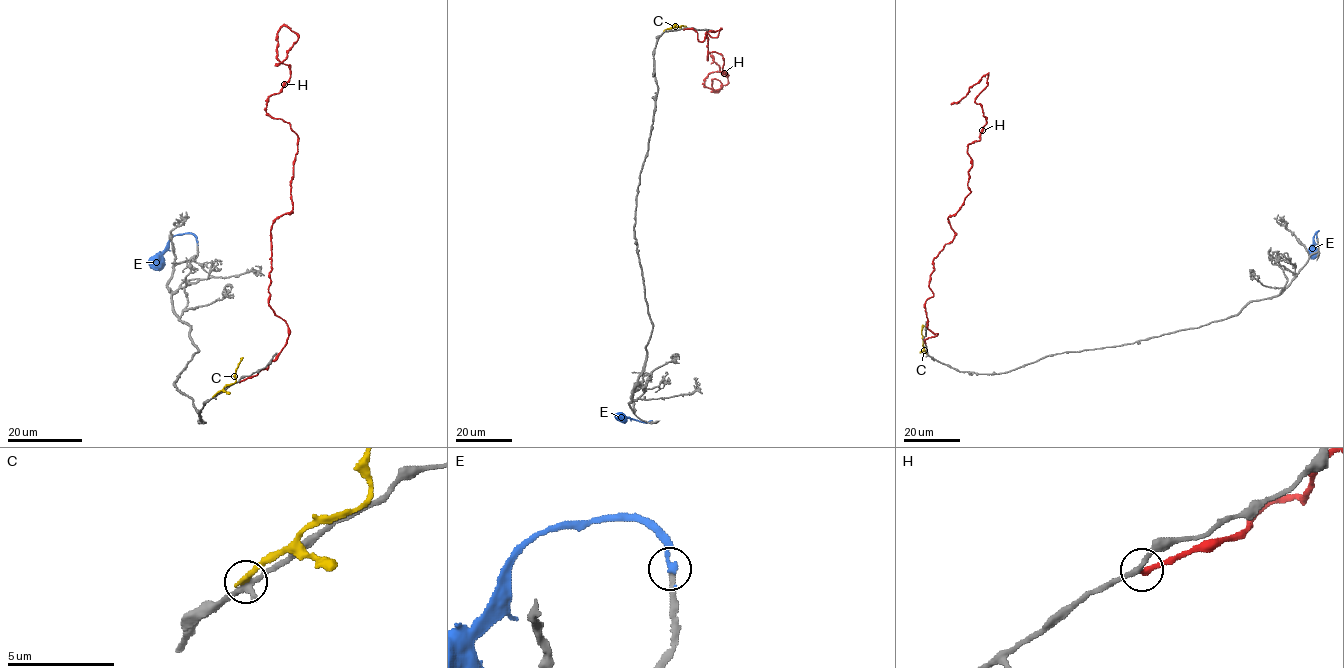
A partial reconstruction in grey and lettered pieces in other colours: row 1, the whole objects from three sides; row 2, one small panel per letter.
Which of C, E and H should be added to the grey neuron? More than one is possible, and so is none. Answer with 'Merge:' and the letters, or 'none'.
Merge: none

